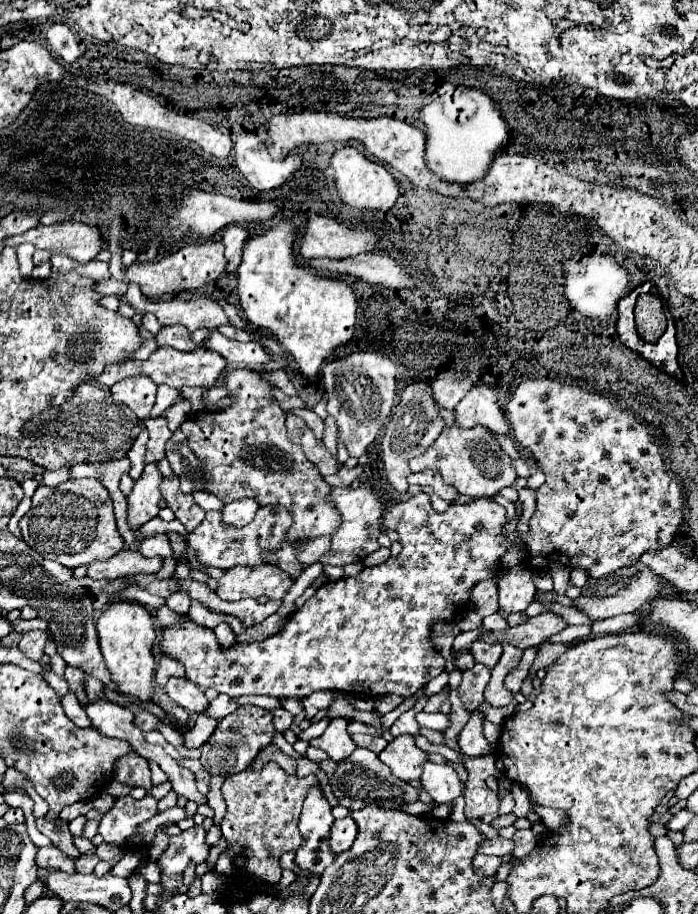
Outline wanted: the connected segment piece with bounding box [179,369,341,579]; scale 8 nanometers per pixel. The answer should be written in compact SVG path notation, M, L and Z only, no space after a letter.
M231 371L225 375L225 385L233 391L233 405L227 411L193 413L179 427L185 433L193 455L199 459L199 465L191 469L191 475L179 477L179 491L187 495L209 491L223 503L249 497L255 499L259 507L283 505L293 517L293 527L287 531L285 543L281 543L273 555L265 555L265 559L269 559L269 565L277 565L297 579L301 575L301 563L295 557L295 539L331 535L341 523L337 509L325 501L331 487L323 481L315 465L305 459L301 447L287 439L285 411L271 395L271 385L257 371Z

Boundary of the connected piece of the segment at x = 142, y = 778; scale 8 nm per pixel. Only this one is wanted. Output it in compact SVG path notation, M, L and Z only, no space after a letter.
M133 749L129 755L123 755L115 763L115 779L133 787L145 787L147 791L154 786L151 781L151 771L147 759L137 755Z

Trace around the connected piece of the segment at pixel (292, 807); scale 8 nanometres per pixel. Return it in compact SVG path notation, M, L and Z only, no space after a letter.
M273 761L267 763L261 771L247 769L243 773L225 777L221 791L227 803L227 815L221 823L221 833L229 845L243 845L243 853L235 855L233 865L237 871L241 871L243 885L247 885L247 889L267 889L279 881L279 857L285 851L295 851L301 845L297 823L305 795L313 783L317 783L317 777L309 775L299 779L295 775L287 775Z

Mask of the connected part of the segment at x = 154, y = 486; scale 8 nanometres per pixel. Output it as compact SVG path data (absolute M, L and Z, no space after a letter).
M153 463L147 465L141 479L135 481L135 487L127 497L127 523L131 531L137 531L141 525L157 517L159 513L157 501L161 499L159 483L161 483L161 473Z

